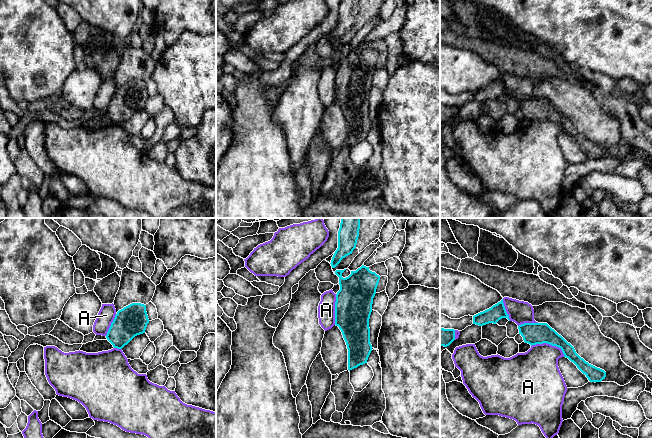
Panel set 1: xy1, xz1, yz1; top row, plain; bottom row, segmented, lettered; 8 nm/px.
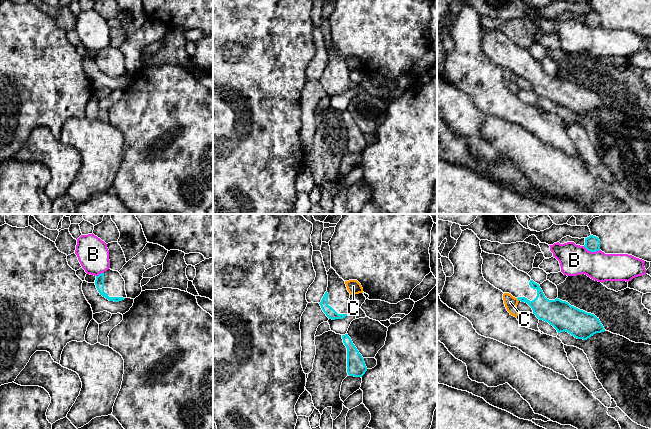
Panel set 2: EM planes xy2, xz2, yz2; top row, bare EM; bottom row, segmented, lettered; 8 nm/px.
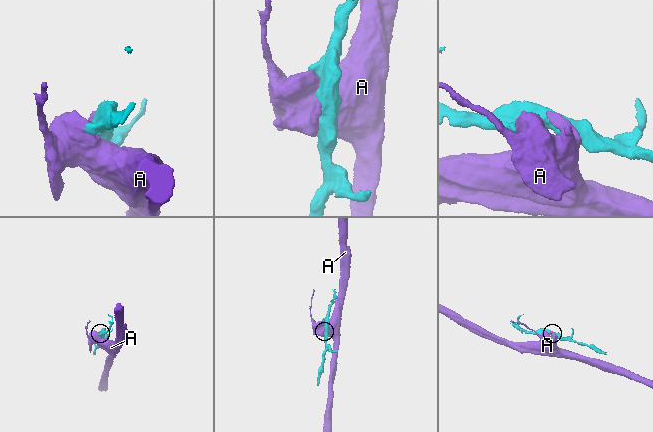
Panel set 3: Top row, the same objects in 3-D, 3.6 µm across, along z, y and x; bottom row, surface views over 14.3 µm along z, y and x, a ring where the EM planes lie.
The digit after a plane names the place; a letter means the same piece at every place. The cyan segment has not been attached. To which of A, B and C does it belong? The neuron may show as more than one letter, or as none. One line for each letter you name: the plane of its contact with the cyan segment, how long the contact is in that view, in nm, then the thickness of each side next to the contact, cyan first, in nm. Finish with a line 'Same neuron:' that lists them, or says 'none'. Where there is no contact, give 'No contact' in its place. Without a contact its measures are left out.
Same neuron: none

